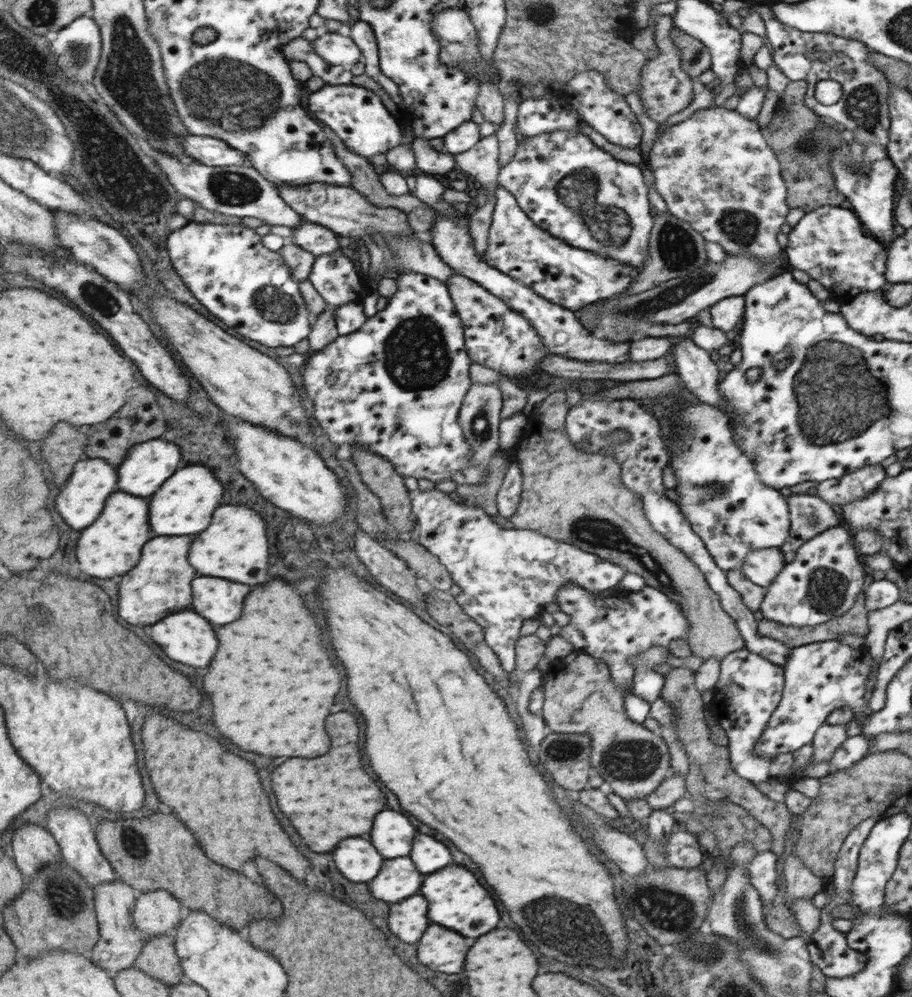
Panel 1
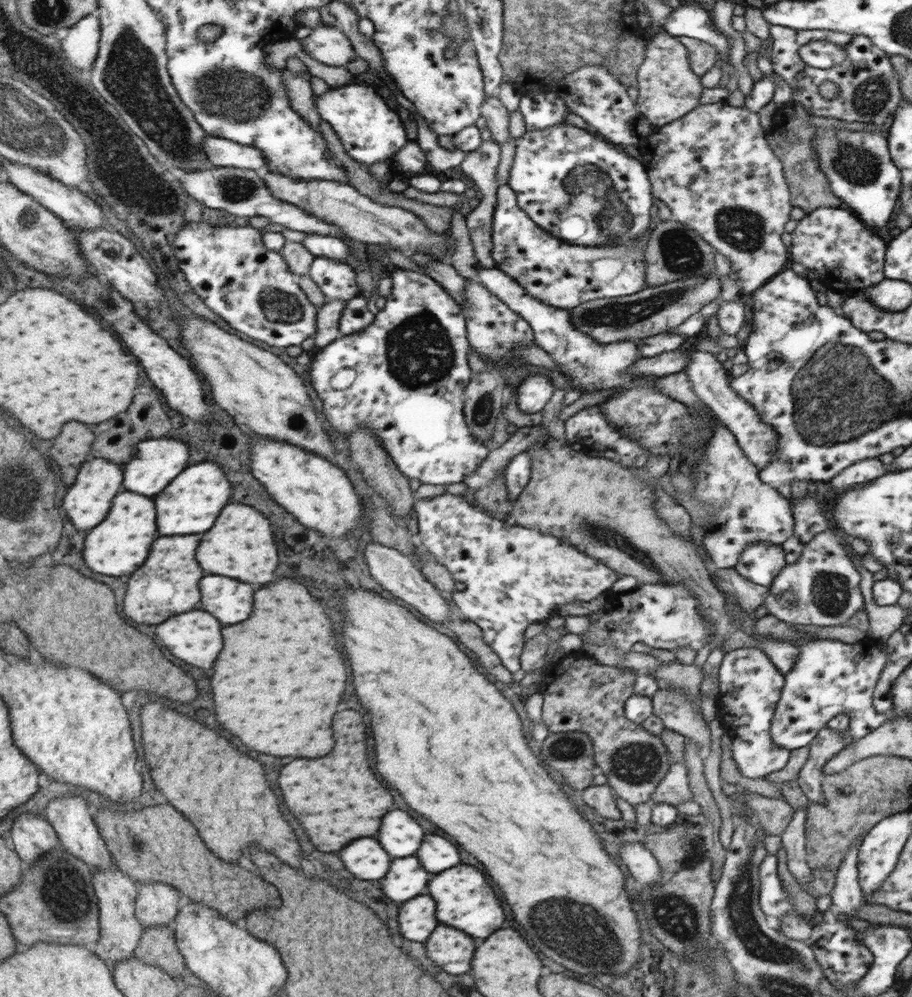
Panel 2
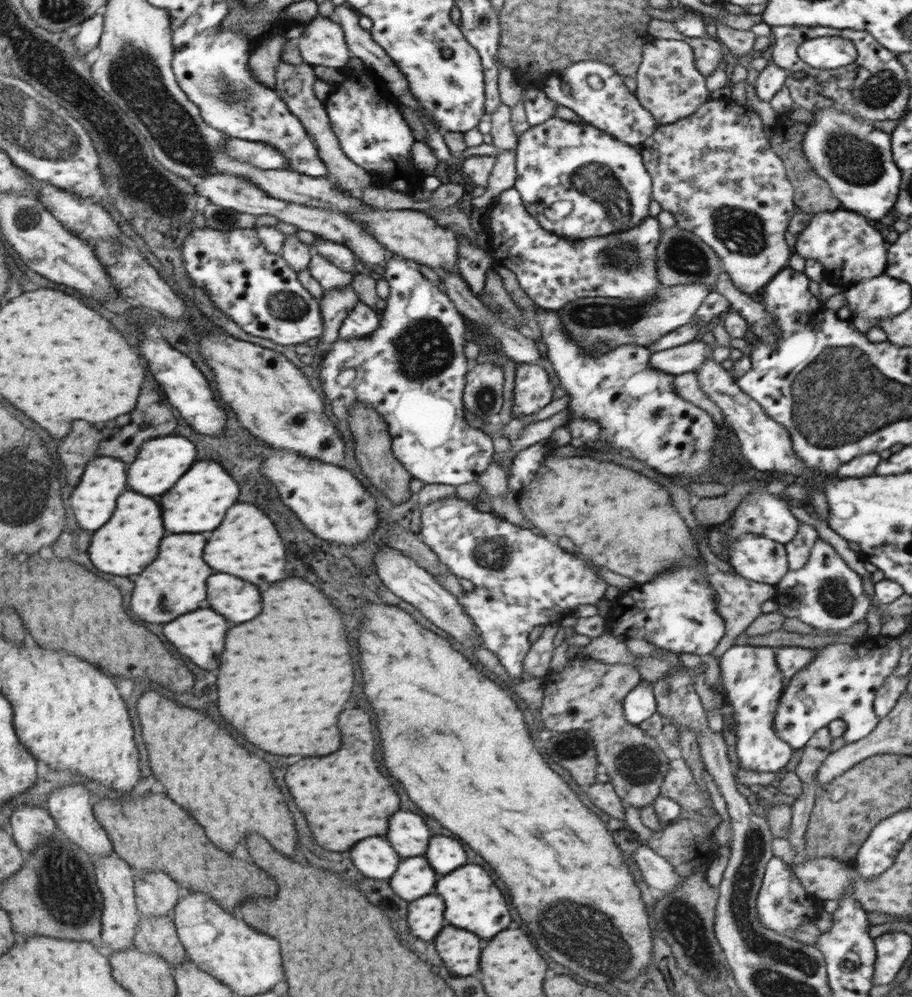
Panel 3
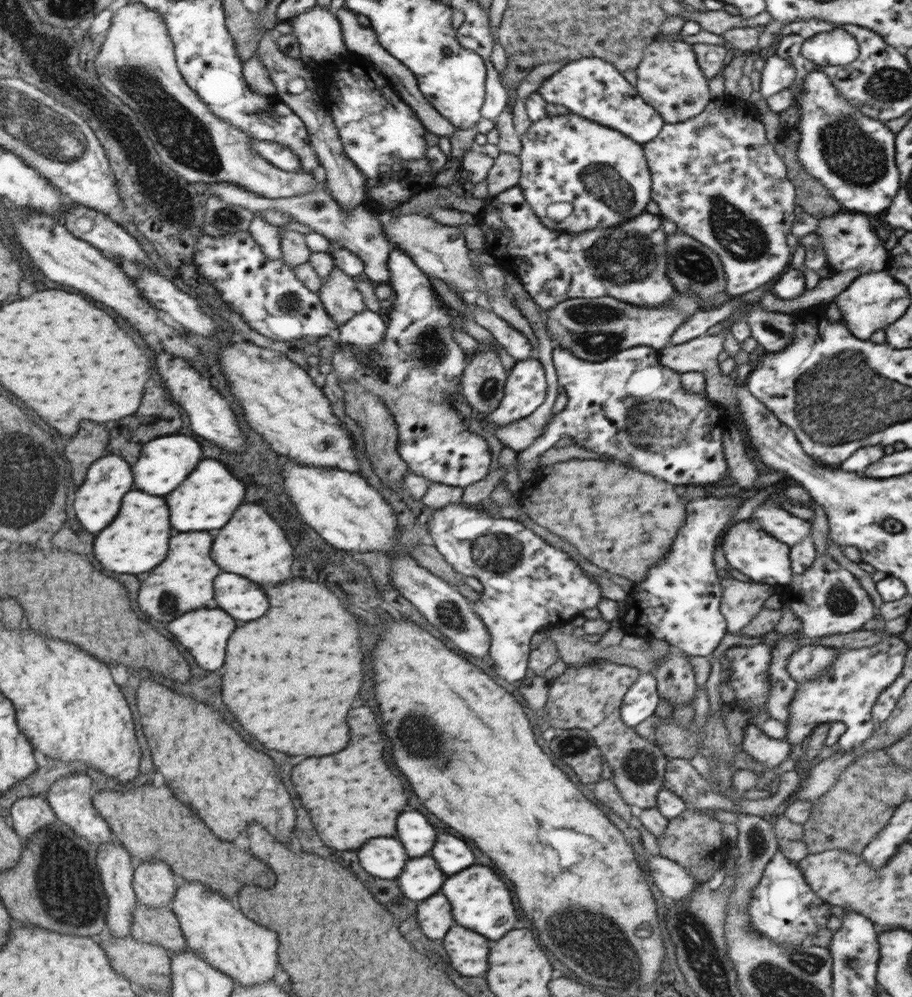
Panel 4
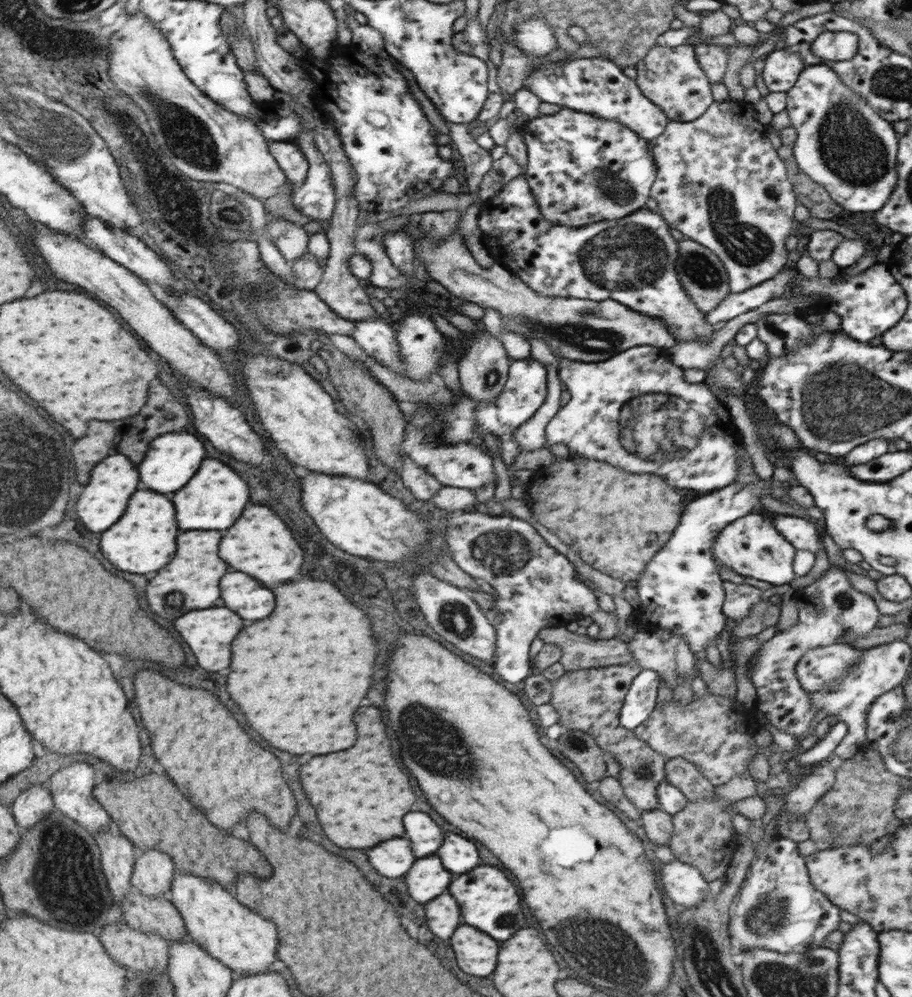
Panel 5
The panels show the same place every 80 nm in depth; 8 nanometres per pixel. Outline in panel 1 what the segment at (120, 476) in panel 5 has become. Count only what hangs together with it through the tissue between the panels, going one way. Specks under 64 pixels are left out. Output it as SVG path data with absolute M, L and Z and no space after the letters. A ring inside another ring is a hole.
M103 458L77 462L77 470L73 473L73 478L69 480L69 486L65 486L65 490L55 500L55 508L57 508L57 512L63 514L63 520L69 526L73 526L77 530L85 530L99 518L99 514L105 508L107 498L119 490L117 482L119 482L117 470Z

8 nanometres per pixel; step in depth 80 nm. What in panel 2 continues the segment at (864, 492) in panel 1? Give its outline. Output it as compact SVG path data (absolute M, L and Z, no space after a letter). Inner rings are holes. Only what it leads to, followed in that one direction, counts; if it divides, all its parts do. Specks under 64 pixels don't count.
M866 458L863 462L856 462L855 465L845 468L836 477L833 477L831 492L833 492L833 495L841 494L852 486L856 486L856 484L864 484L864 482L875 480L885 473L886 468L881 461L877 458L871 458L871 460Z

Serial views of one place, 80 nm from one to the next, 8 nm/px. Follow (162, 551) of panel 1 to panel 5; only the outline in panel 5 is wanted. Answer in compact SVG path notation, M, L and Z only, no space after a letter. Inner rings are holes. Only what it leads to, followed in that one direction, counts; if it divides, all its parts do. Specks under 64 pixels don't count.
M193 530L181 534L181 550L177 552L177 558L173 558L161 574L155 574L147 586L145 596L155 614L174 622L191 610L217 606L217 600L221 600L221 578L229 572L227 562L219 558L221 538L223 532L217 530Z

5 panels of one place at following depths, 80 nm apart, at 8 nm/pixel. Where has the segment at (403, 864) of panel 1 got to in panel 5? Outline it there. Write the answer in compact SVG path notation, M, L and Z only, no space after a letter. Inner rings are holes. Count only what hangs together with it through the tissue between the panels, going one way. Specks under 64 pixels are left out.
M437 856L423 857L414 862L403 877L407 894L415 902L425 904L447 892L447 884L453 876L441 866Z

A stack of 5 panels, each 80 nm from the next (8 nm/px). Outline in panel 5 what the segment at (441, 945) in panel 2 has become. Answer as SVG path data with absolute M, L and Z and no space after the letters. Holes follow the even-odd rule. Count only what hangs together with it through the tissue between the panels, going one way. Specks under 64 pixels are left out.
M461 924L461 930L449 938L449 944L461 972L471 976L487 976L493 972L497 942L487 934Z

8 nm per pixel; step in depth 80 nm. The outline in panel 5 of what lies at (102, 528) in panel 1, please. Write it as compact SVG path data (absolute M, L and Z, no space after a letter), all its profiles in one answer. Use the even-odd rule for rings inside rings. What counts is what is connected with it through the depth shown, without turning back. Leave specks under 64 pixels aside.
M137 490L133 502L129 502L129 510L125 510L125 518L107 530L101 538L101 550L115 568L133 572L133 574L147 574L165 568L173 556L177 554L177 520L175 520L175 506L173 502L157 492L151 490Z

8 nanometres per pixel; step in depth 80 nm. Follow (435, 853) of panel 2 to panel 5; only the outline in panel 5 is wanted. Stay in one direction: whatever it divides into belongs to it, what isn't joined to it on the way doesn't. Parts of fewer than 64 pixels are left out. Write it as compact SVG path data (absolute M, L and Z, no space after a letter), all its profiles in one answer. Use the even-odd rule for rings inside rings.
M445 834L445 846L441 846L441 862L445 862L445 868L449 866L451 874L465 874L467 870L475 868L479 864L479 856L475 850L475 844L455 836Z

